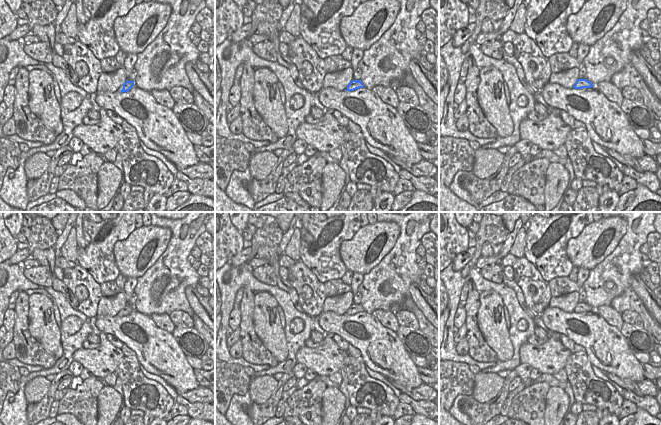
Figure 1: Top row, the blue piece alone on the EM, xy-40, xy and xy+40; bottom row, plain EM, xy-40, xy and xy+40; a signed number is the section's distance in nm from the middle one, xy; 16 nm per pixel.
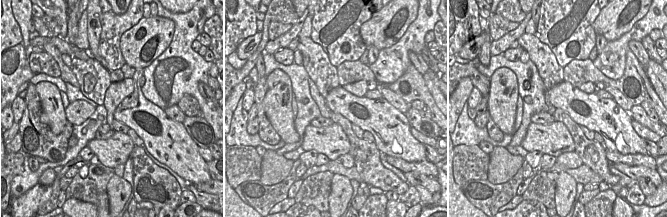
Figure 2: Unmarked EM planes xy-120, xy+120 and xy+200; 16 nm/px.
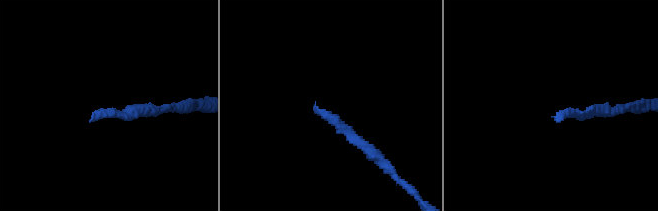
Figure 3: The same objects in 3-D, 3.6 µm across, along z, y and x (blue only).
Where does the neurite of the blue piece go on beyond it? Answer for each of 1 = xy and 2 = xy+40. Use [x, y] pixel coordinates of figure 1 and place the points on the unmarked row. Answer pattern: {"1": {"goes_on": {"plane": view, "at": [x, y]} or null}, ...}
{"1": {"goes_on": null}, "2": {"goes_on": null}}

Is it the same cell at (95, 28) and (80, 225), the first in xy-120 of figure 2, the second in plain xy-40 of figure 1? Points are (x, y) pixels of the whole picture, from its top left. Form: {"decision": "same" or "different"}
{"decision": "same"}

